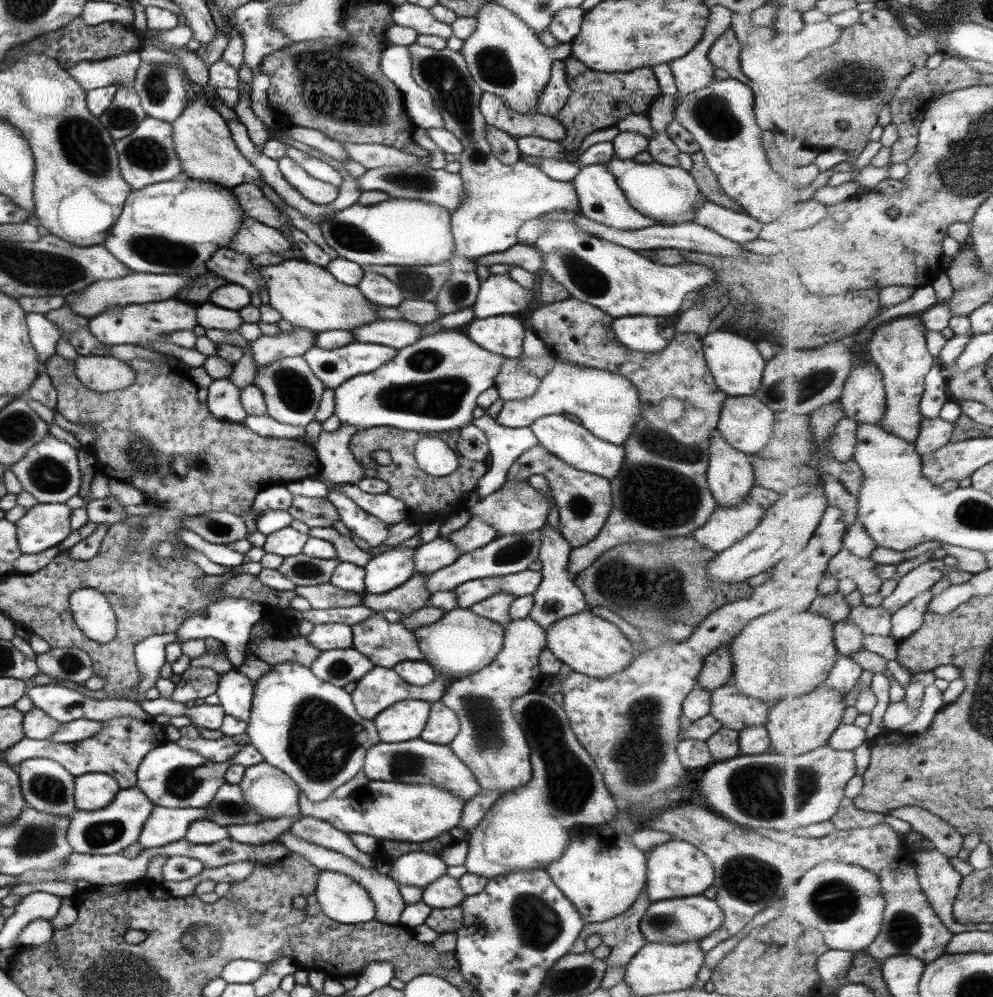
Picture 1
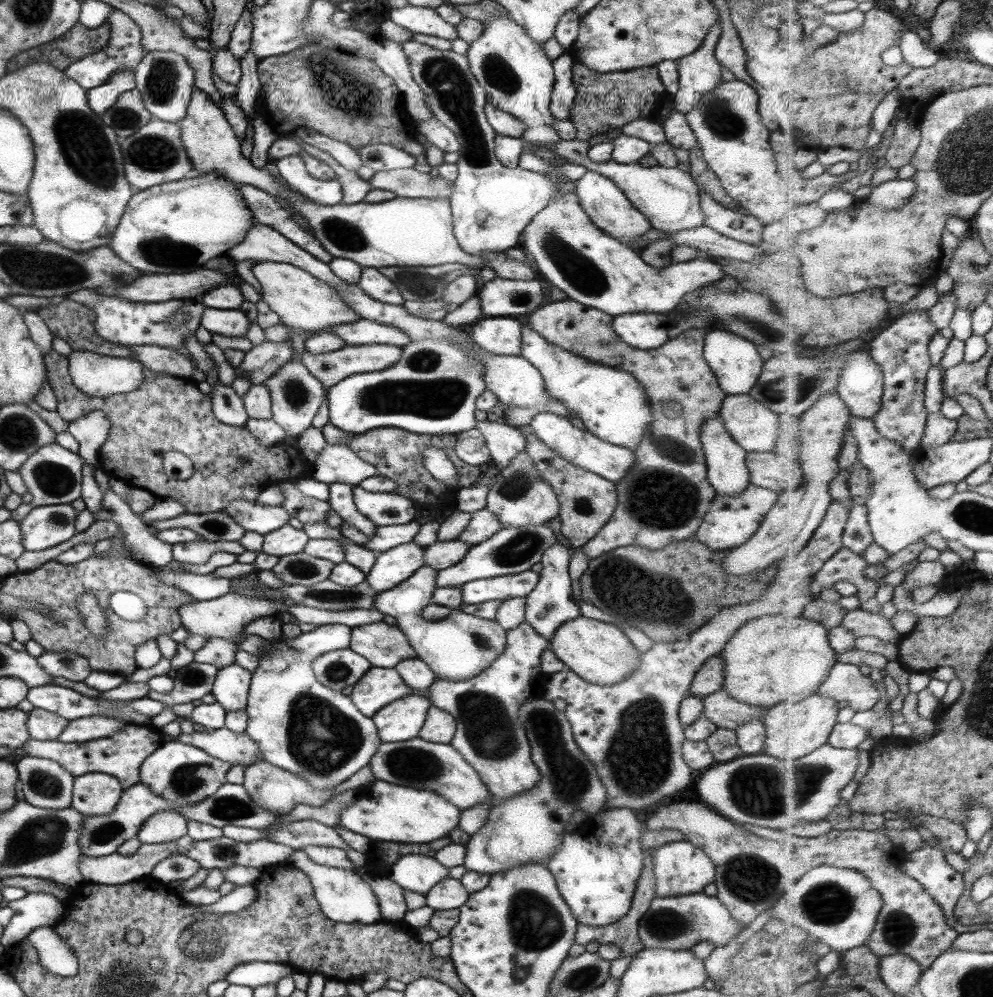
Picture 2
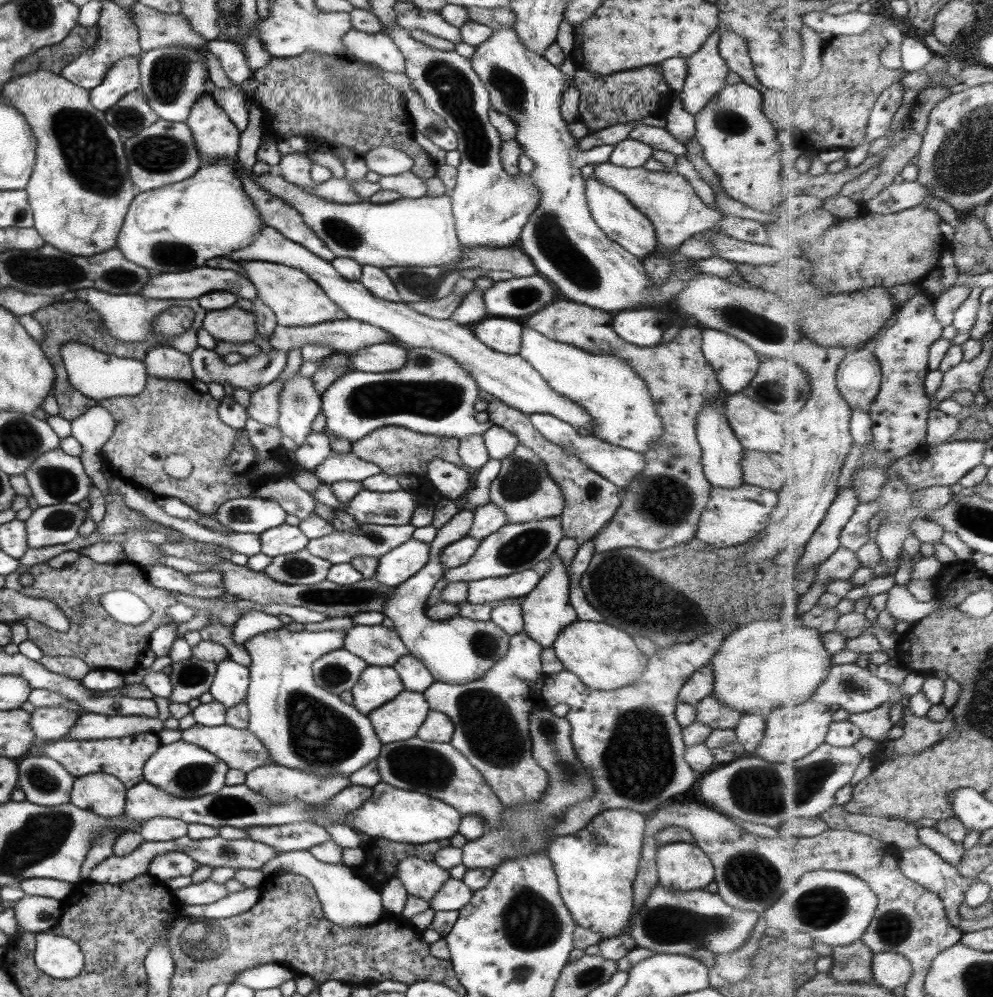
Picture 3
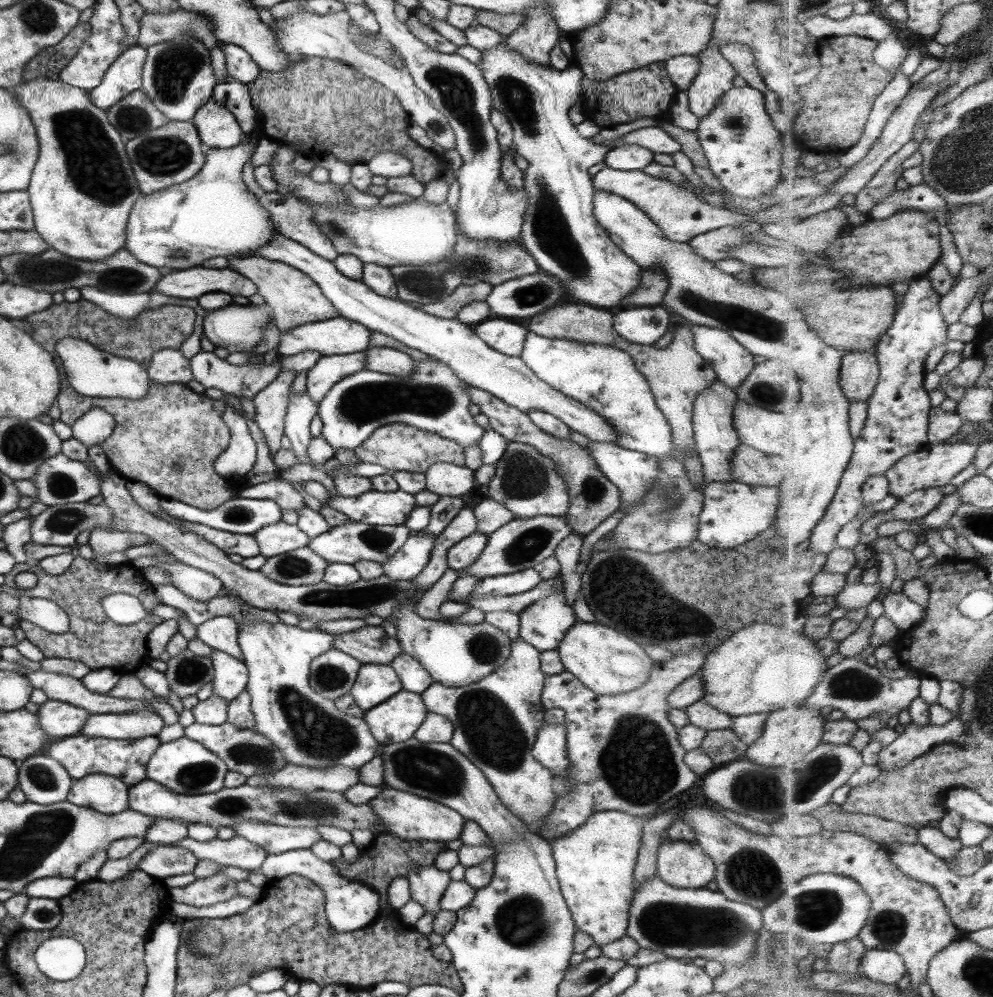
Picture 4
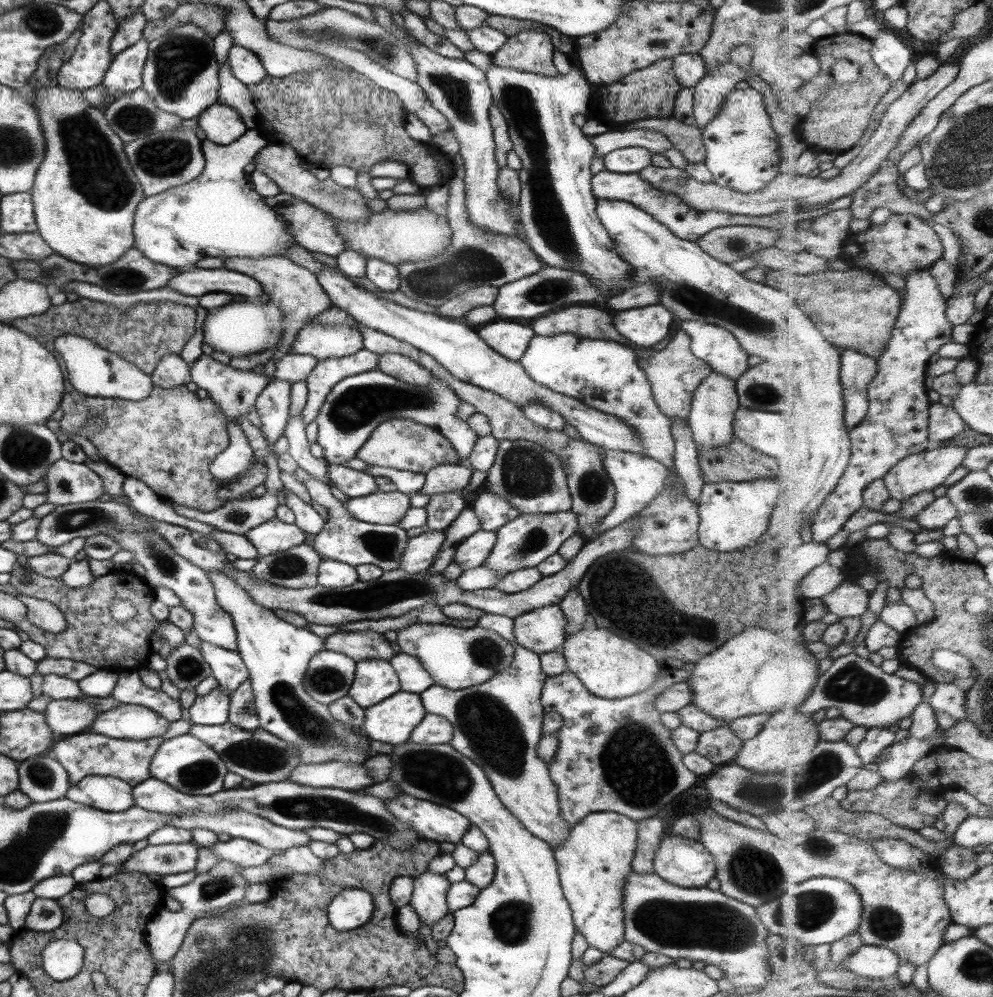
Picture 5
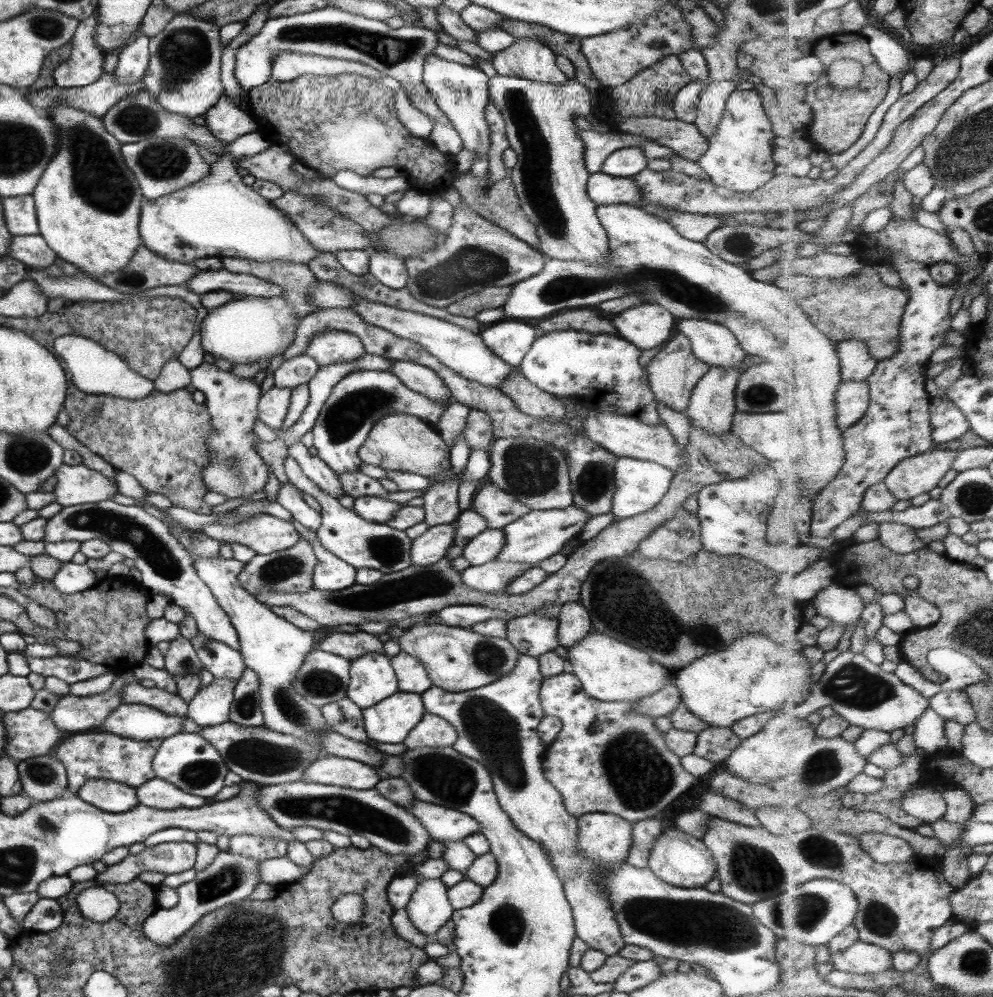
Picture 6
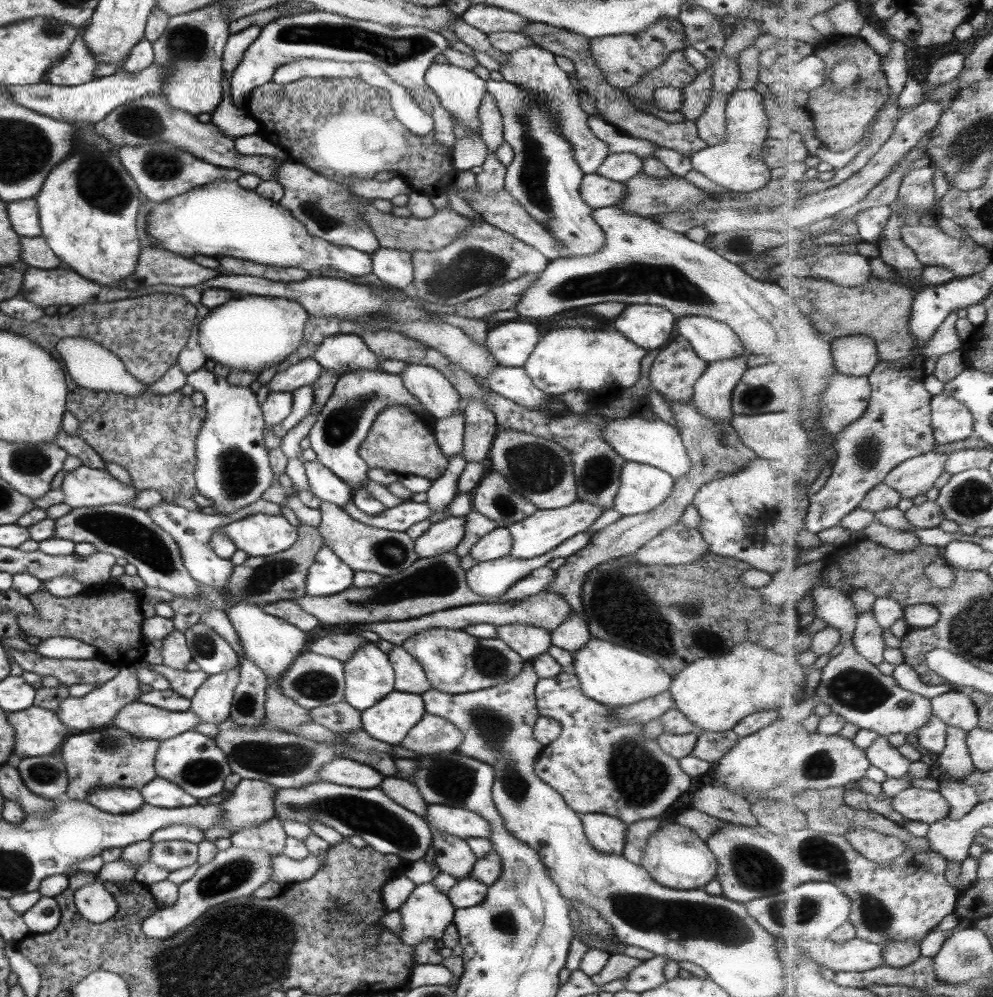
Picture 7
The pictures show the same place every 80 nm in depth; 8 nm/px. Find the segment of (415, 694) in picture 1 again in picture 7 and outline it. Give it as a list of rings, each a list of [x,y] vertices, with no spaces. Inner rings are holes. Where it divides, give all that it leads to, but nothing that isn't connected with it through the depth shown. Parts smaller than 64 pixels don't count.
[[[369,641],[359,645],[351,658],[343,663],[344,702],[361,713],[366,708],[382,700],[394,688],[394,671],[385,653]]]

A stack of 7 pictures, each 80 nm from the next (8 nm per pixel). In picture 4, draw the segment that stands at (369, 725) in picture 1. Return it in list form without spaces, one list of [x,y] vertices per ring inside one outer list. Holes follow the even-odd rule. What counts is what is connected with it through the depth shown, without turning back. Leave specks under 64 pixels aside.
[[[265,621],[243,623],[238,626],[237,640],[242,664],[248,671],[246,683],[247,694],[250,698],[251,714],[253,716],[253,730],[265,736],[277,747],[289,764],[311,767],[327,768],[330,766],[344,766],[358,769],[369,762],[373,755],[379,753],[381,746],[369,733],[367,723],[363,718],[349,717],[339,712],[329,701],[309,689],[309,666],[311,660],[321,653],[333,648],[332,635],[321,631],[303,630],[297,626],[289,626],[282,622],[271,624]]]

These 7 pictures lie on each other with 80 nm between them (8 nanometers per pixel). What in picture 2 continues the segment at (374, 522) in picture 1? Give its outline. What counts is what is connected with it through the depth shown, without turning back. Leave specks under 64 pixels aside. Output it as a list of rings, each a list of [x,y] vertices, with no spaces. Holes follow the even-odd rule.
[[[333,482],[333,484],[328,484],[329,499],[327,503],[330,509],[338,514],[343,521],[357,528],[367,538],[371,538],[375,525],[357,512],[352,497],[353,487],[352,484],[347,483]]]

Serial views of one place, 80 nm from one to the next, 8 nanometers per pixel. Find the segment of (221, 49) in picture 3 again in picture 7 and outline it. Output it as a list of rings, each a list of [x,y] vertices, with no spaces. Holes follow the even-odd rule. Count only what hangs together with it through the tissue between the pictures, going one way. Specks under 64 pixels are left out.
[[[319,10],[299,12],[294,15],[279,16],[261,27],[259,36],[256,36],[254,41],[244,50],[242,59],[235,67],[235,70],[230,74],[228,84],[225,84],[225,89],[228,89],[231,104],[235,106],[235,108],[244,108],[251,91],[254,88],[257,88],[257,86],[261,86],[262,84],[271,81],[274,72],[280,66],[283,66],[292,60],[299,60],[300,58],[317,58],[319,60],[333,60],[337,62],[368,62],[381,68],[391,80],[394,80],[398,85],[406,88],[409,91],[409,94],[412,94],[412,97],[414,98],[414,101],[418,103],[419,108],[433,118],[434,123],[432,131],[434,139],[439,144],[445,145],[451,150],[454,143],[454,136],[452,133],[453,119],[451,119],[448,112],[440,105],[437,95],[424,81],[424,74],[429,68],[429,65],[433,63],[435,59],[438,59],[438,56],[444,48],[449,47],[450,42],[439,35],[439,33],[415,26],[403,26],[397,27],[397,29],[391,29],[377,22],[351,19],[331,12]]]

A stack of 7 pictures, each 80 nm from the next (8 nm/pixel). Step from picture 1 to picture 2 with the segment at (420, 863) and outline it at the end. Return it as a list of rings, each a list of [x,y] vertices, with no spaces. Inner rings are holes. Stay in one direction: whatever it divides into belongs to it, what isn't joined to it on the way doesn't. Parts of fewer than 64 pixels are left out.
[[[409,854],[401,856],[395,861],[387,877],[403,890],[418,892],[425,896],[435,884],[448,877],[448,868],[441,866],[433,857]]]

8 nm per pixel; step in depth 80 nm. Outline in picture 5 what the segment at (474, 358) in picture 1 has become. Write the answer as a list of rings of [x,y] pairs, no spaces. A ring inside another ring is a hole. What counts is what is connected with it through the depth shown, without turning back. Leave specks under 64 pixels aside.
[[[377,369],[355,373],[335,383],[325,397],[315,420],[317,432],[314,442],[323,449],[323,459],[328,464],[343,465],[357,455],[375,425],[391,417],[406,418],[427,425],[444,436],[455,449],[459,464],[465,464],[477,436],[468,428],[466,420],[459,420],[454,416],[459,403],[458,396],[446,382],[434,376],[426,386],[413,386]]]

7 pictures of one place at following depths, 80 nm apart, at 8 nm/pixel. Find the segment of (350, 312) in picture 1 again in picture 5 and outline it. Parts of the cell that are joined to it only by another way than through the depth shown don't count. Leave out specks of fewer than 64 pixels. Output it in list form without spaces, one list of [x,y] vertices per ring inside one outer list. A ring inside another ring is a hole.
[[[287,257],[227,258],[227,260],[223,259],[222,267],[228,271],[233,270],[233,272],[243,273],[245,276],[250,276],[253,280],[256,280],[263,287],[268,300],[275,302],[279,306],[279,312],[283,312],[283,317],[280,317],[283,332],[280,333],[279,344],[273,351],[272,360],[274,364],[288,352],[299,329],[307,325],[311,318],[321,314],[323,310],[331,308],[329,297],[317,282],[317,277],[303,268],[303,265],[295,264]]]

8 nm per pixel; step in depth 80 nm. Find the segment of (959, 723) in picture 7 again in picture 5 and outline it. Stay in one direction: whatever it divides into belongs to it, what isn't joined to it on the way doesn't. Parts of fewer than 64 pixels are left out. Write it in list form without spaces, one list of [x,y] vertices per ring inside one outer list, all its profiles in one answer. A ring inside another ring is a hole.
[[[937,683],[937,692],[931,698],[931,705],[935,710],[949,713],[957,721],[967,719],[967,692],[951,683]]]

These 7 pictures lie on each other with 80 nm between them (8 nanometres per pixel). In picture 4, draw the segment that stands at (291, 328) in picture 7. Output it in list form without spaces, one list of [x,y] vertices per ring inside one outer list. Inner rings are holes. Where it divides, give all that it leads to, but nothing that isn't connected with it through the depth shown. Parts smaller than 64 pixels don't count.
[[[227,306],[207,312],[202,321],[202,334],[219,348],[229,353],[247,353],[262,339],[270,314],[256,306]]]

